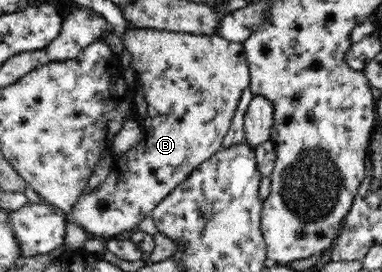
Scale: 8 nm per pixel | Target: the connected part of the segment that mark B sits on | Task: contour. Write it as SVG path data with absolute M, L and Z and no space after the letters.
M132 27L126 33L118 36L122 41L123 49L130 52L131 61L129 65L134 70L134 75L139 76L138 81L143 85L143 93L147 99L148 117L144 119L142 123L142 133L144 137L140 137L138 145L134 149L128 149L126 153L122 153L120 157L113 158L113 164L111 165L110 172L105 179L105 182L98 186L96 191L88 192L84 191L78 201L74 203L72 212L67 214L67 220L76 223L82 227L92 236L98 236L98 239L107 240L112 237L118 237L119 234L123 234L125 231L134 230L146 217L151 215L152 211L158 207L160 200L163 200L183 179L186 179L188 175L196 169L203 161L211 158L217 150L222 148L224 137L228 133L231 126L232 118L234 117L236 108L238 107L242 92L250 83L250 68L248 67L248 58L246 58L246 52L244 52L244 44L234 43L220 37L218 34L192 34L188 32L174 32L172 30L159 30L152 28L138 28Z

